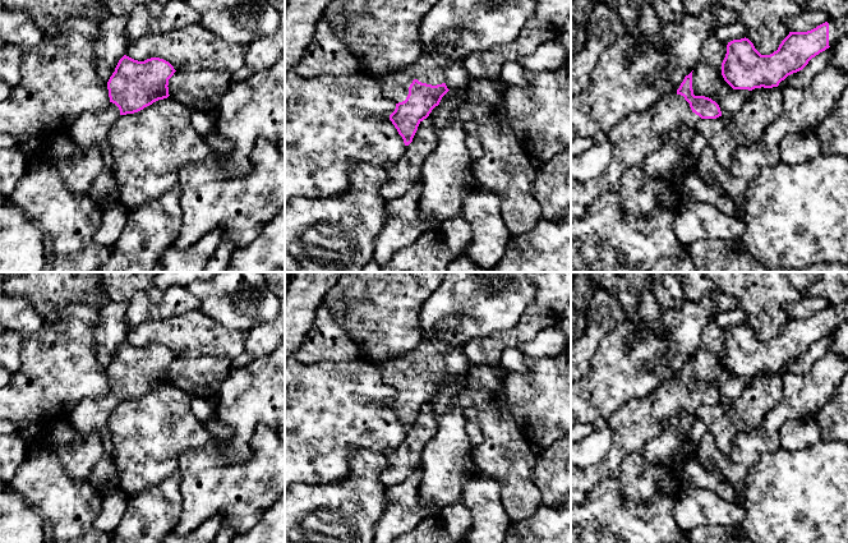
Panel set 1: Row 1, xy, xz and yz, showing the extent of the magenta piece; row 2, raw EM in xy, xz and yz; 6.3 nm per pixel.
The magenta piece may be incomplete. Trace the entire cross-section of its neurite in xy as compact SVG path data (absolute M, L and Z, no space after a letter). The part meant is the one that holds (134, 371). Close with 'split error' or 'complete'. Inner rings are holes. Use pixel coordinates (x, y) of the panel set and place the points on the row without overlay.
M124 341L107 368L109 391L97 399L86 397L72 410L69 422L79 434L100 433L120 401L134 400L167 385L169 365L176 356L160 344L144 348Z; split error

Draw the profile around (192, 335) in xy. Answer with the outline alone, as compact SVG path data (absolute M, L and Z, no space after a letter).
M193 309L180 316L148 319L137 327L129 327L125 341L138 348L160 344L169 348L176 358L217 356L234 359L244 351L248 333L248 331L222 327L201 309Z

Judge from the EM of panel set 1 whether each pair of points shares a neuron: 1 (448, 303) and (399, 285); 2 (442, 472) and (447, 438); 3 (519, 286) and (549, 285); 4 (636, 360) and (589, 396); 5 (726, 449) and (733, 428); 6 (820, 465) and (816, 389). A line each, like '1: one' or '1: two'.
1: two
2: one
3: two
4: one
5: one
6: two

